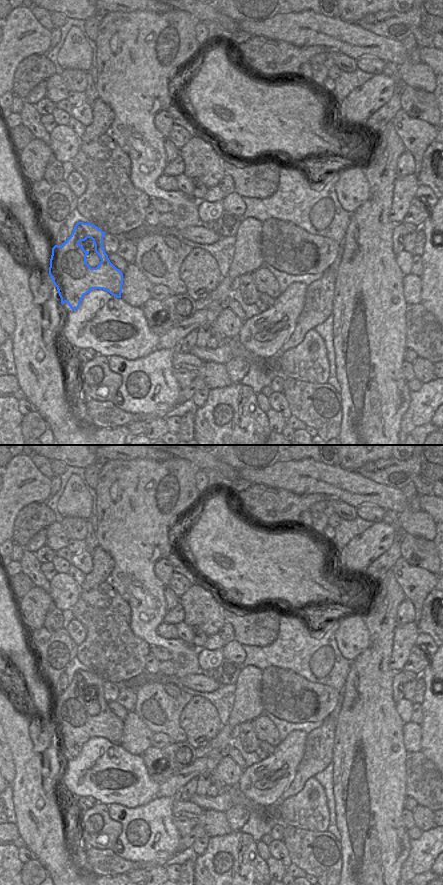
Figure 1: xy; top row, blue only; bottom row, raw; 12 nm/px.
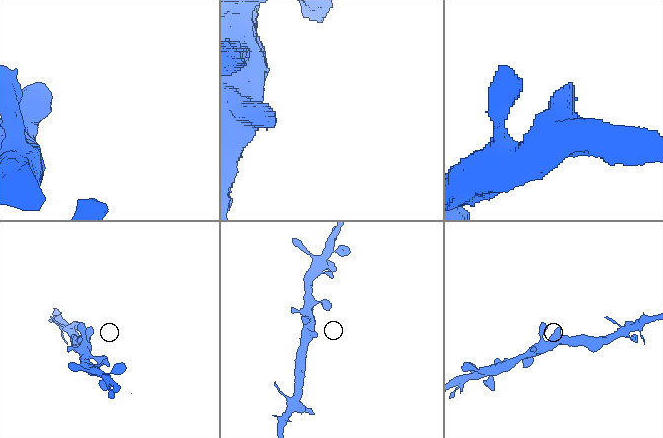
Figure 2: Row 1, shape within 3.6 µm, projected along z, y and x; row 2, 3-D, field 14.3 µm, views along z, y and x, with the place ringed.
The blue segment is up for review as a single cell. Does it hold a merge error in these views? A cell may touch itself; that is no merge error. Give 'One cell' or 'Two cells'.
One cell

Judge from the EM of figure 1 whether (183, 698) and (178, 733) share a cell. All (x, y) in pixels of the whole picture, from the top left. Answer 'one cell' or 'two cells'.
one cell

